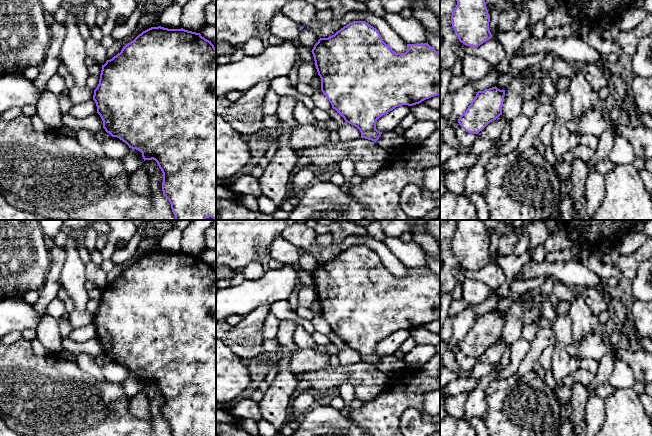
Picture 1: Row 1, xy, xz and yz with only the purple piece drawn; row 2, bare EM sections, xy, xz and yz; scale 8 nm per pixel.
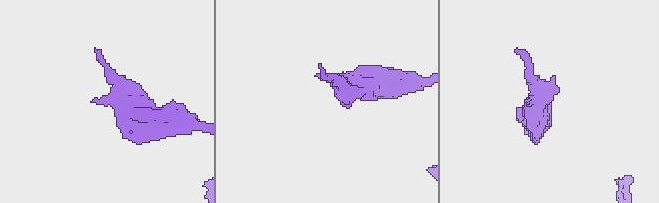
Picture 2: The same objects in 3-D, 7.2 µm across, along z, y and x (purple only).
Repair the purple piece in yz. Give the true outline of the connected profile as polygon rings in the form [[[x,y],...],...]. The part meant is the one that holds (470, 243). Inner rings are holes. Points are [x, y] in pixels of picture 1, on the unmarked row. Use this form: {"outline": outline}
{"outline": [[[455,220],[457,229],[451,239],[451,248],[461,267],[476,272],[492,262],[489,254],[490,239],[484,220]]]}

